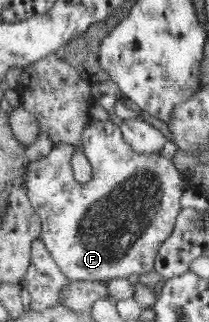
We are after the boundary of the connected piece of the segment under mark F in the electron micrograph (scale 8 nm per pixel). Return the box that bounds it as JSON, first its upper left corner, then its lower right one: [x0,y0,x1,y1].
[26,119,187,280]

